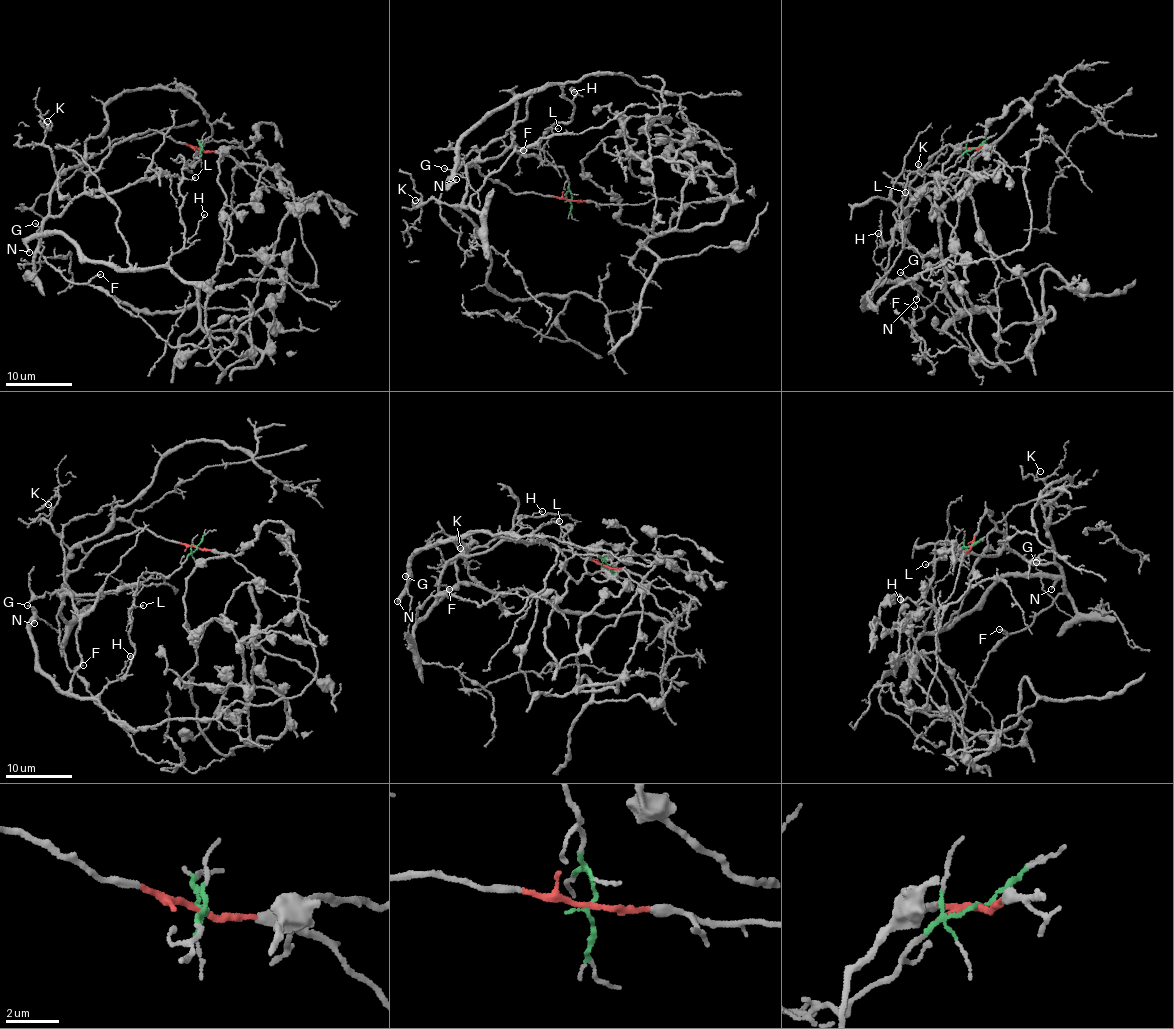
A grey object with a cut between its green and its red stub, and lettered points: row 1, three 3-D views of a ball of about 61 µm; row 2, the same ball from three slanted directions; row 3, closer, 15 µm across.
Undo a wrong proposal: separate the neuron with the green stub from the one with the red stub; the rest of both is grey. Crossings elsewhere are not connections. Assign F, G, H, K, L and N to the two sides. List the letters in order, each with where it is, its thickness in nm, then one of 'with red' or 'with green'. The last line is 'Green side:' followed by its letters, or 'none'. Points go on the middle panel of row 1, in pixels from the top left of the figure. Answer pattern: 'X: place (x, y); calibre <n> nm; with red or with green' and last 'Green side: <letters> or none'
F: place (523, 150); calibre 160 nm; with red
G: place (444, 168); calibre 110 nm; with green
H: place (574, 92); calibre 80 nm; with green
K: place (415, 200); calibre 140 nm; with red
L: place (558, 128); calibre 110 nm; with green
N: place (456, 179); calibre 220 nm; with green
Green side: G, H, L, N

